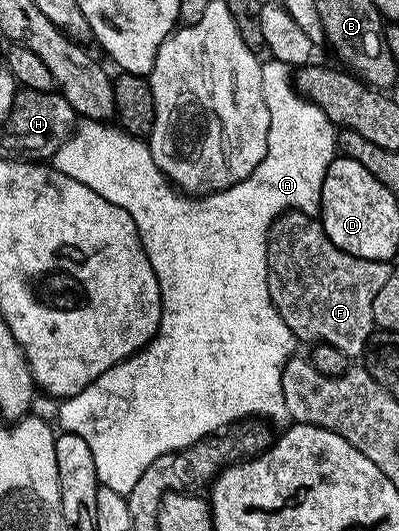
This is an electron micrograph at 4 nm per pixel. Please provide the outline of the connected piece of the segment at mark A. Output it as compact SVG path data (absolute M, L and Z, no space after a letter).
M274 60L262 63L261 88L265 96L265 108L269 108L269 144L265 152L265 160L261 160L261 164L257 164L255 171L245 180L233 184L228 190L219 191L218 194L192 196L177 192L176 187L172 186L170 180L161 172L161 168L157 168L151 155L150 145L144 139L136 138L134 134L126 133L114 125L111 127L111 124L107 122L80 121L75 127L74 134L67 137L65 144L61 144L61 148L57 148L53 159L54 169L60 170L65 176L69 176L89 188L93 188L93 192L97 192L97 196L105 196L105 200L109 200L109 204L117 204L121 208L125 208L125 212L129 212L129 216L133 216L133 224L137 224L137 232L141 244L145 248L145 256L149 256L149 264L153 264L153 272L157 276L155 286L161 292L161 298L157 301L157 310L161 314L159 333L152 338L148 346L144 346L136 354L130 354L126 360L118 362L113 368L101 372L101 376L97 376L97 380L93 380L93 384L89 384L83 390L78 390L72 398L64 398L58 403L60 426L58 429L68 434L81 436L81 440L85 440L85 444L89 444L89 452L93 452L93 464L99 477L99 484L113 492L127 495L133 488L133 484L137 484L141 472L145 472L145 468L149 464L153 464L153 460L157 460L157 456L165 456L174 450L183 450L197 440L218 435L224 428L230 427L242 419L262 416L272 423L274 423L273 421L283 423L288 421L285 396L281 392L281 376L287 359L296 353L297 339L291 333L289 324L285 324L285 320L281 320L281 316L269 296L267 233L275 223L275 219L287 210L299 210L302 214L312 216L318 215L321 184L325 180L325 172L329 168L329 164L337 157L337 127L325 116L325 112L321 112L321 108L317 108L315 102L299 95L292 78L292 67L285 63Z

